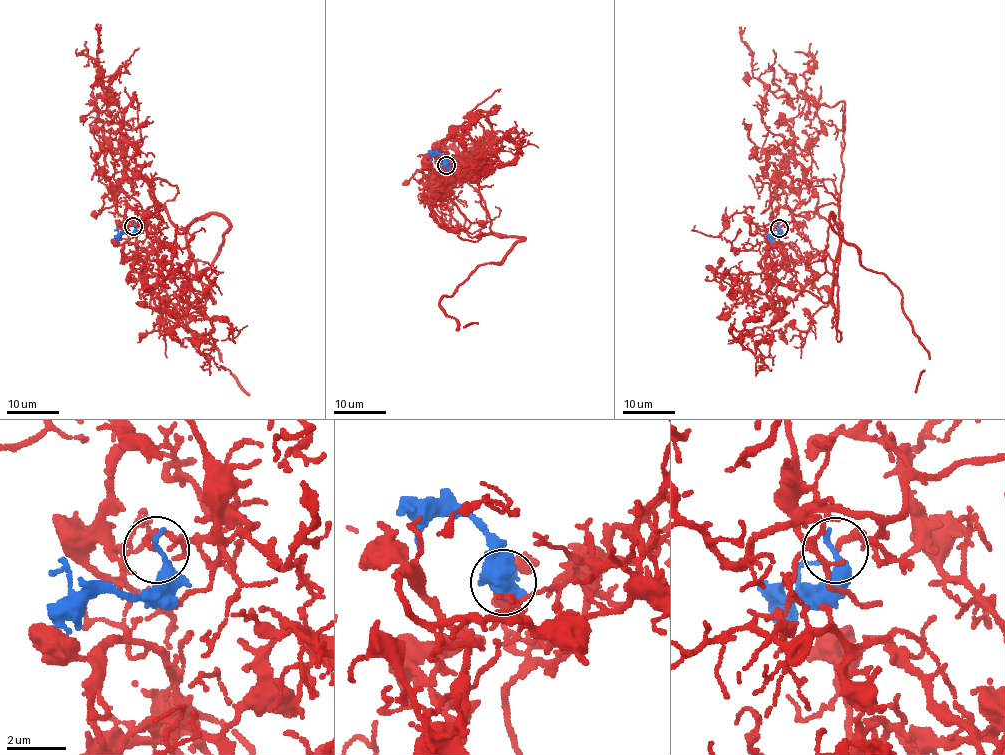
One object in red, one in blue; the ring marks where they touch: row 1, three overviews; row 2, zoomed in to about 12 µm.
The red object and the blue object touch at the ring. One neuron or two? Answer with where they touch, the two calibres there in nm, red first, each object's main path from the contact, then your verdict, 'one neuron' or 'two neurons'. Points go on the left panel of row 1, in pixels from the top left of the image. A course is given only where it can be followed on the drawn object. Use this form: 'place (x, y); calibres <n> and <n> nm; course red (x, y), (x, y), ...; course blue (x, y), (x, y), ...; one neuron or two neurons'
place (133, 226); calibres 200 and 320 nm; course red (133, 226), (118, 183), (177, 304), (184, 273), (159, 274), (195, 217); course blue (133, 226), (133, 233), (119, 233), (117, 228); one neuron

